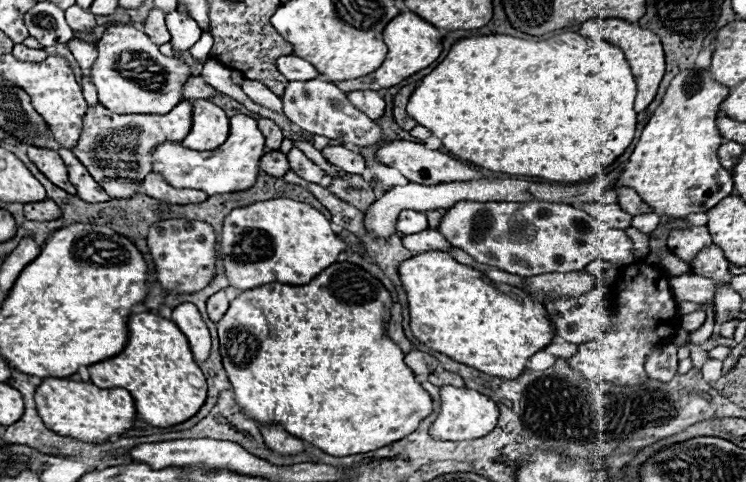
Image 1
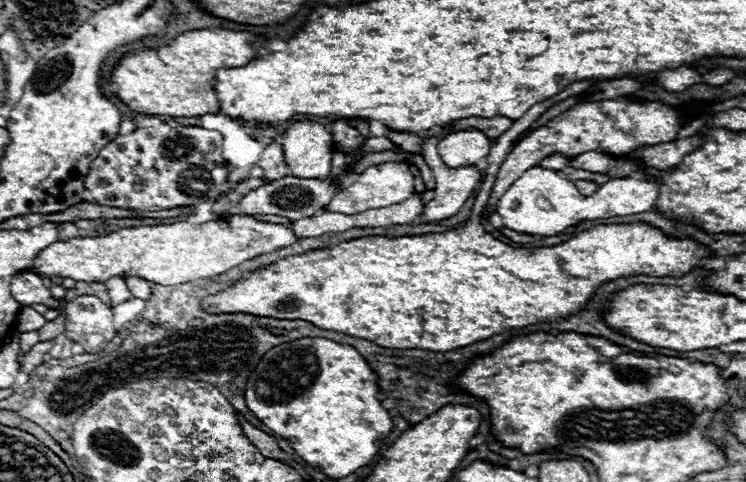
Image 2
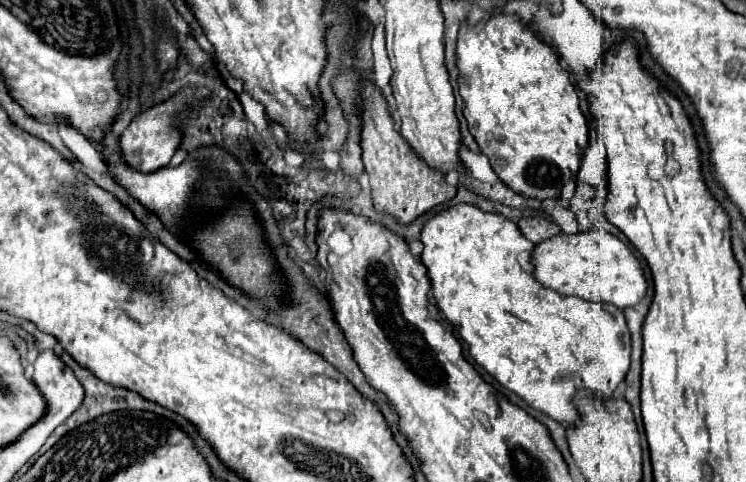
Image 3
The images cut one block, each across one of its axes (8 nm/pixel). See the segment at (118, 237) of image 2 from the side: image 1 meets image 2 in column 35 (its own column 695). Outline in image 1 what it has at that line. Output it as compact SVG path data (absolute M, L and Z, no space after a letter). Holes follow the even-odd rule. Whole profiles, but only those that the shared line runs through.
M712 244L710 248L704 248L704 250L694 258L692 270L698 272L700 276L710 276L710 278L718 280L720 284L730 280L728 260L724 258L724 252L722 252L718 246L714 246L714 244Z

